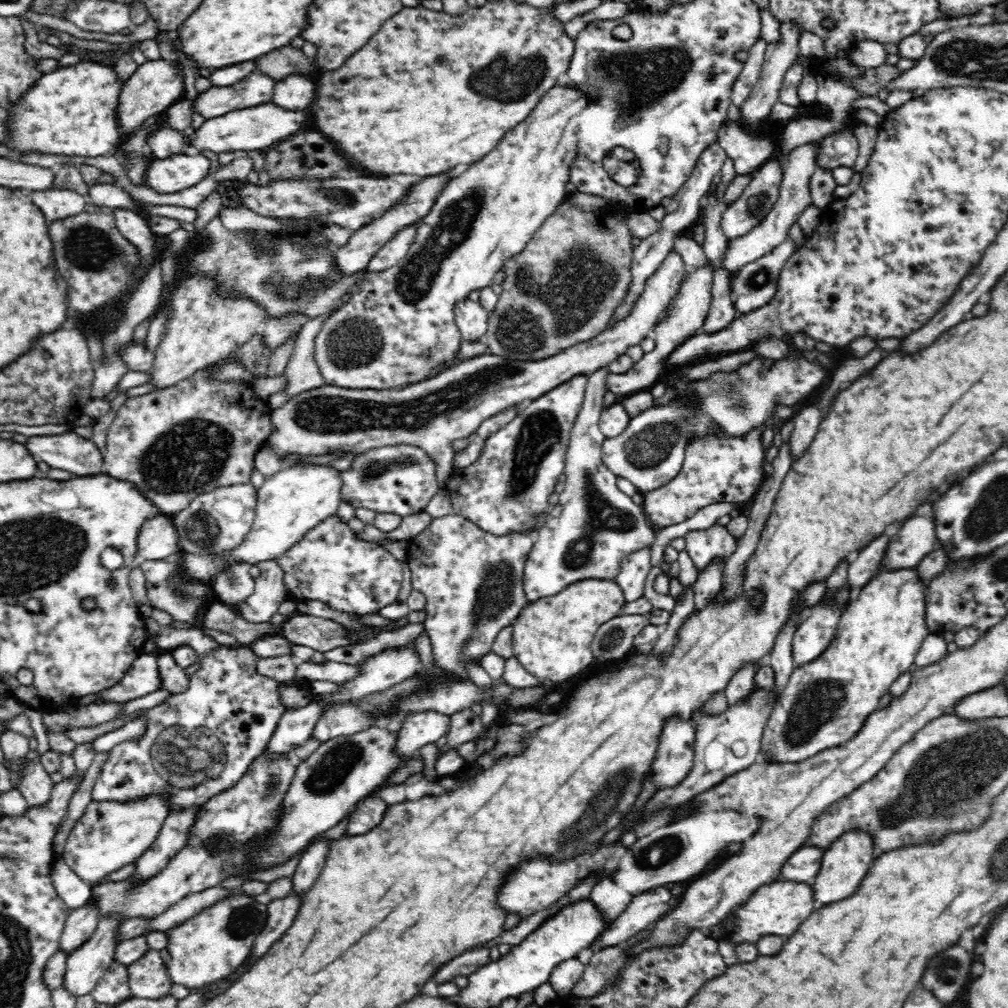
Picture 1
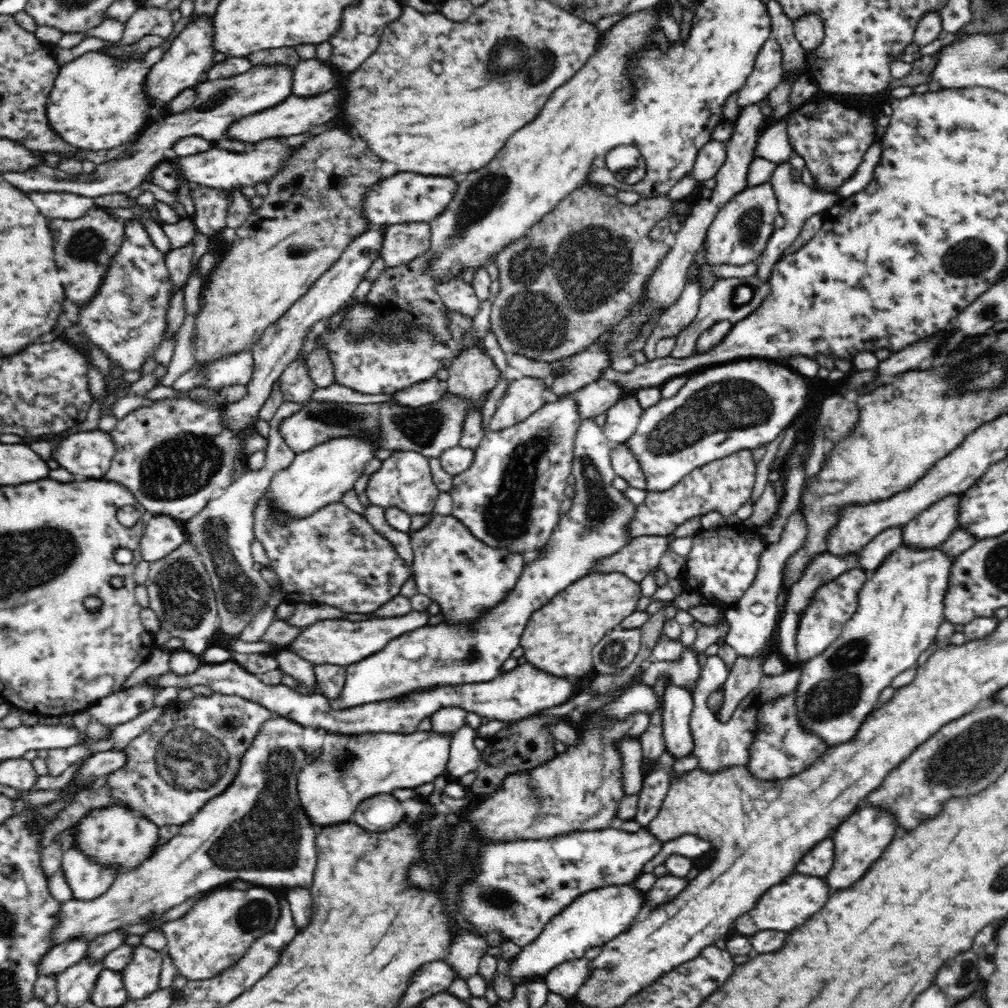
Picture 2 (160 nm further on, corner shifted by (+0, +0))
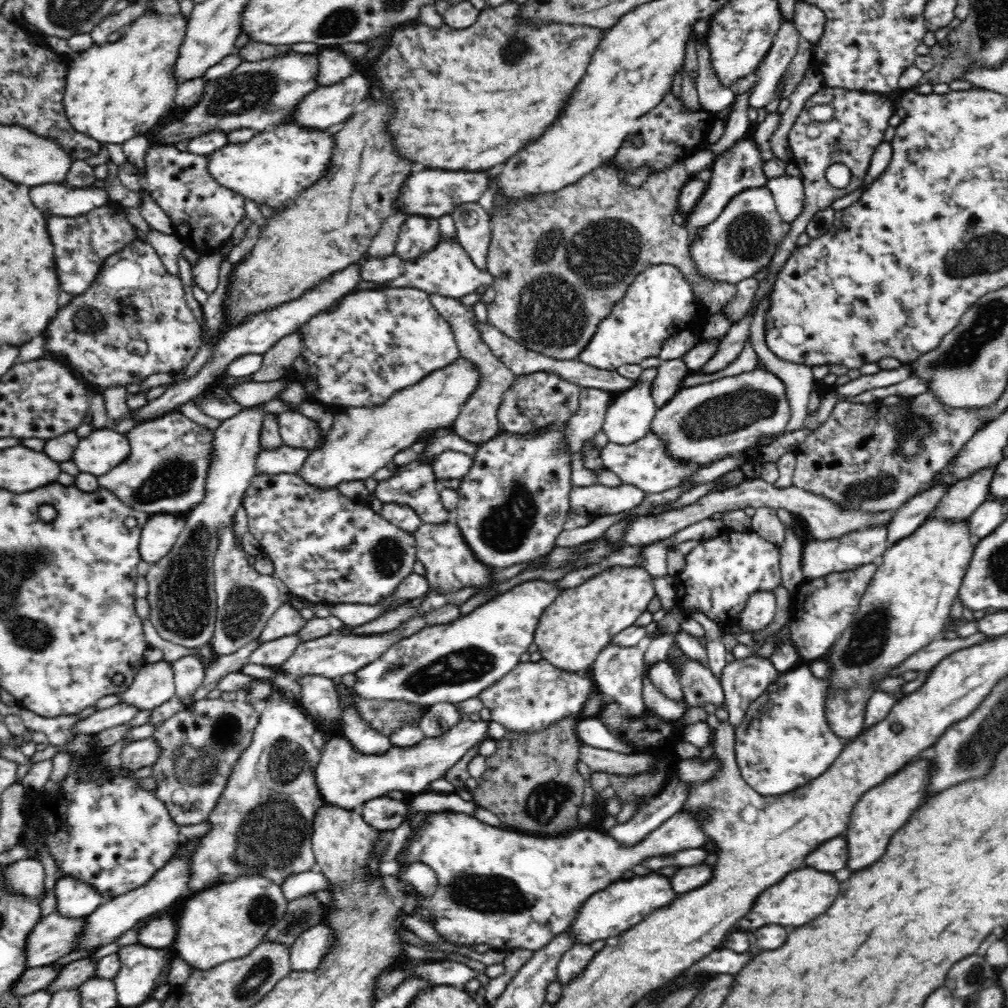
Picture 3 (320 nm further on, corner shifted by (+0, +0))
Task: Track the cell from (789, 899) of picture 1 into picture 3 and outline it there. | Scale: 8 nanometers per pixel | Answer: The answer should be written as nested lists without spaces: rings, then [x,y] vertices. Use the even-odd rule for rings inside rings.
[[[804,866],[786,874],[780,882],[769,886],[758,895],[748,914],[737,922],[737,929],[753,931],[768,924],[782,924],[782,926],[802,926],[816,918],[820,912],[824,914],[834,898],[840,892],[840,882],[832,874],[815,868]]]

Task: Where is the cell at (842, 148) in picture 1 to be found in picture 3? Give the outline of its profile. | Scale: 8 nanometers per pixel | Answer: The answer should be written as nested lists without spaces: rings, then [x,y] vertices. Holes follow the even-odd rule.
[[[825,85],[805,102],[805,107],[799,112],[788,134],[788,146],[792,149],[793,162],[800,169],[803,180],[804,210],[790,223],[789,232],[783,236],[773,260],[766,269],[766,276],[759,281],[758,290],[750,304],[750,311],[738,323],[734,323],[727,334],[718,341],[718,348],[714,352],[714,356],[700,368],[699,374],[708,375],[718,372],[730,366],[738,358],[745,343],[749,340],[752,318],[756,316],[758,307],[764,306],[764,300],[769,300],[769,296],[776,286],[778,273],[784,268],[786,262],[790,261],[792,254],[795,254],[798,240],[800,240],[799,236],[806,232],[806,227],[812,222],[812,218],[822,210],[833,208],[836,200],[852,194],[854,190],[864,185],[874,150],[885,141],[884,133],[890,126],[888,120],[896,112],[894,105],[894,101],[890,99],[888,93],[832,88]],[[816,104],[830,104],[834,110],[833,118],[829,121],[816,121],[812,118],[810,108]],[[836,163],[842,163],[851,170],[852,182],[846,188],[835,188],[826,179],[826,169]]]

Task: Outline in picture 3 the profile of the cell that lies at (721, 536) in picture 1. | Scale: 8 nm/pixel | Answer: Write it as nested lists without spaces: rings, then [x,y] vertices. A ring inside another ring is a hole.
[[[722,530],[716,538],[704,539],[686,556],[686,566],[675,577],[678,606],[686,616],[701,612],[719,626],[738,623],[739,614],[755,592],[774,590],[782,582],[779,547],[758,533]]]

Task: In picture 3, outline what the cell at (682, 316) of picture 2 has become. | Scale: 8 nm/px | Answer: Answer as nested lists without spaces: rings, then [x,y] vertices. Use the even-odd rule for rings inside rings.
[[[644,369],[638,382],[628,390],[615,393],[613,400],[605,412],[605,419],[601,428],[609,442],[627,445],[648,434],[651,422],[659,409],[652,398],[651,386],[657,376],[657,369]]]

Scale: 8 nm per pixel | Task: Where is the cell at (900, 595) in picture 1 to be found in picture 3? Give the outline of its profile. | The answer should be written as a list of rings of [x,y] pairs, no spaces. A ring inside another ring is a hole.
[[[928,518],[912,534],[898,540],[883,552],[883,561],[877,566],[873,579],[864,591],[855,616],[828,654],[828,662],[834,667],[834,676],[830,676],[830,681],[836,690],[830,692],[825,715],[829,728],[836,736],[851,741],[863,733],[866,706],[875,692],[873,682],[939,637],[950,616],[954,599],[959,596],[959,588],[977,541],[971,535],[969,518]]]

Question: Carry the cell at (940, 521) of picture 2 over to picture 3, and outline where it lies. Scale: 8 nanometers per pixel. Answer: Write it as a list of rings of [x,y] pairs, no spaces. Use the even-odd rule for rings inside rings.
[[[997,465],[980,468],[974,474],[968,474],[968,478],[962,478],[952,484],[929,518],[941,517],[948,520],[969,518],[985,500],[990,498],[990,483],[996,469]]]

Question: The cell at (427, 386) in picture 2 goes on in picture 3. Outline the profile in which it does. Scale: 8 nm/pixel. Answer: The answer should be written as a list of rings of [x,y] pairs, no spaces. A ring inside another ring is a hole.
[[[463,356],[428,374],[420,382],[399,390],[379,405],[352,407],[336,415],[323,447],[313,449],[299,475],[319,488],[337,488],[340,482],[366,480],[394,462],[398,452],[417,448],[418,443],[442,430],[454,428],[461,409],[479,385],[479,368]]]

